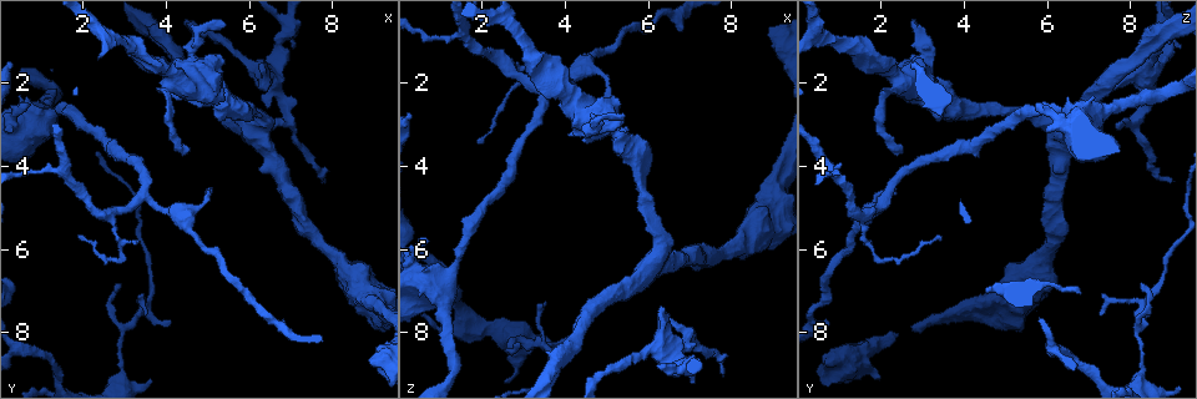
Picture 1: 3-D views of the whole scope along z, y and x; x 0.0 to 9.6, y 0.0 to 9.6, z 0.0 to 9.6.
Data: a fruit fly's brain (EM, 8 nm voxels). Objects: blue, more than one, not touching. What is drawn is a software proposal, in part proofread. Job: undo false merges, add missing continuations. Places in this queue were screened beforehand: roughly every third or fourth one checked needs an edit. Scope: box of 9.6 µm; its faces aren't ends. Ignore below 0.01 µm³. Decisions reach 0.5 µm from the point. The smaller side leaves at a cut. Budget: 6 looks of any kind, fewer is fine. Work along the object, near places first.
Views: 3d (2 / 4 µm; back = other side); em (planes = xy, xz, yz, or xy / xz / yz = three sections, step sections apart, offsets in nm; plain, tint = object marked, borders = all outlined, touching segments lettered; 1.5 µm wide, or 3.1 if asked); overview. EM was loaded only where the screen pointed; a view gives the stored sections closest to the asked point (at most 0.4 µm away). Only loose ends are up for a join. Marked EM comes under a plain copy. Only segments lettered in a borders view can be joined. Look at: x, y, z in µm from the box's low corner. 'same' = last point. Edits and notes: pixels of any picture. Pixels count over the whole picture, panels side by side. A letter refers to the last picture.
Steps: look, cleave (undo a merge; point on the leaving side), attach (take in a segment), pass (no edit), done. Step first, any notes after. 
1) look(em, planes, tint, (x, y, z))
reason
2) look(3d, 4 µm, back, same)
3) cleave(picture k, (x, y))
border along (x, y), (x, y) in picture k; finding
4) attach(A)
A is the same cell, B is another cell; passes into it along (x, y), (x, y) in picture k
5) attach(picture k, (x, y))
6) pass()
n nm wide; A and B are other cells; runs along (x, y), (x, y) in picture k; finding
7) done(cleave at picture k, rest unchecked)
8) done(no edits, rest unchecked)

look(3d, 4 µm, (5.20, 2.00, 3.50))

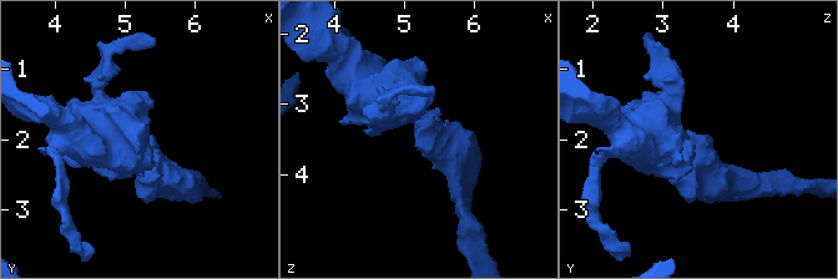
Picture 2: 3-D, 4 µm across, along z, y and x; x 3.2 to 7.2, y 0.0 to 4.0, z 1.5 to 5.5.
look(em, planes, borders, (5.25, 1.95, 3.50))
now the EM

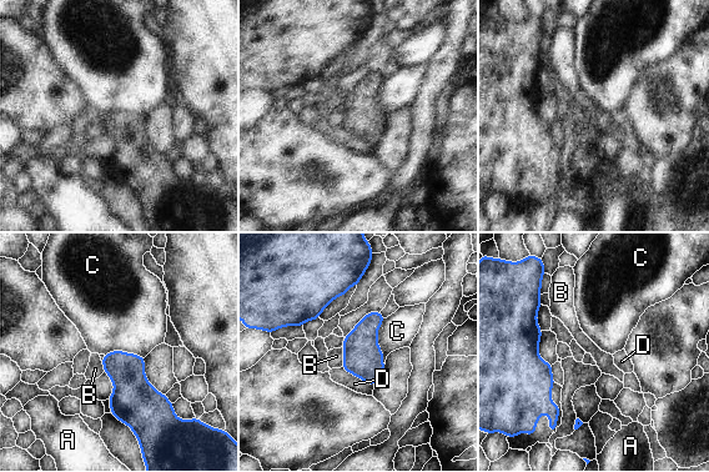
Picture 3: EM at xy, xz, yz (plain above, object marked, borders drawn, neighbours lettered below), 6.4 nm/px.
pass()
220 nm wide; A, B, C and D are other cells; border along (385, 319), (377, 332), (383, 363) in picture 3; none of them fits

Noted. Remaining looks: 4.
look(3d, 4 µm, back, (2.60, 5.20, 1.55))
three arms meet

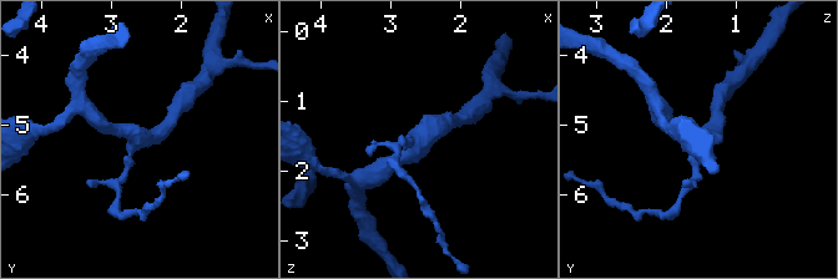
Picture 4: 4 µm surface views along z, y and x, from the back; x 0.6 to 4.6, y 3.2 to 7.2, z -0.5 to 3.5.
look(em, xy, step 4, tint, (2.65, 5.15, 1.60))

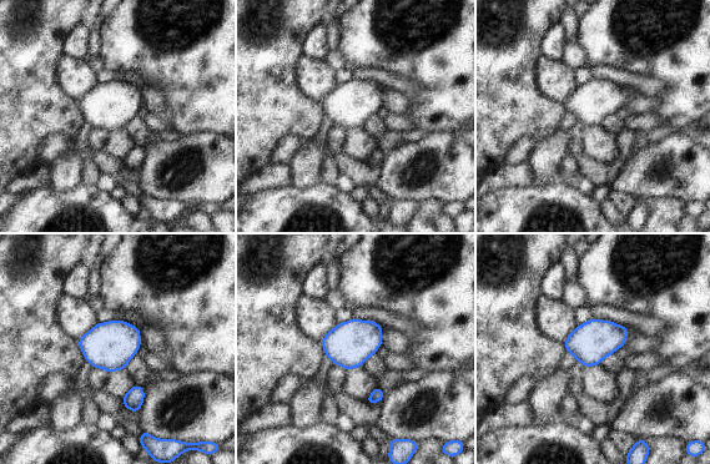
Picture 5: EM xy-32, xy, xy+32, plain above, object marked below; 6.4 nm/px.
look(em, planes, borders, same)

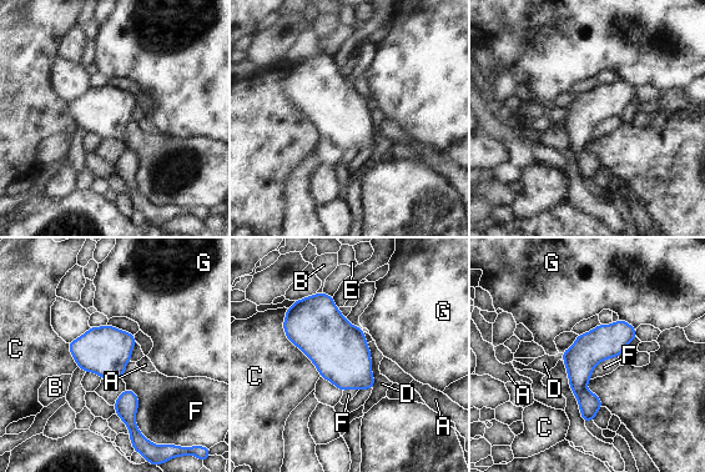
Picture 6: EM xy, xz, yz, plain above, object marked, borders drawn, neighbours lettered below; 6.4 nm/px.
pass()
220 nm wide; A, B, C, D, E, F and G are other cells; runs along (622, 324), (580, 365), (587, 417) in picture 6; all the same cell

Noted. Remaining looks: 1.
look(em, xz, step 8, borders, (7.80, 4.30, 9.05))
an open end

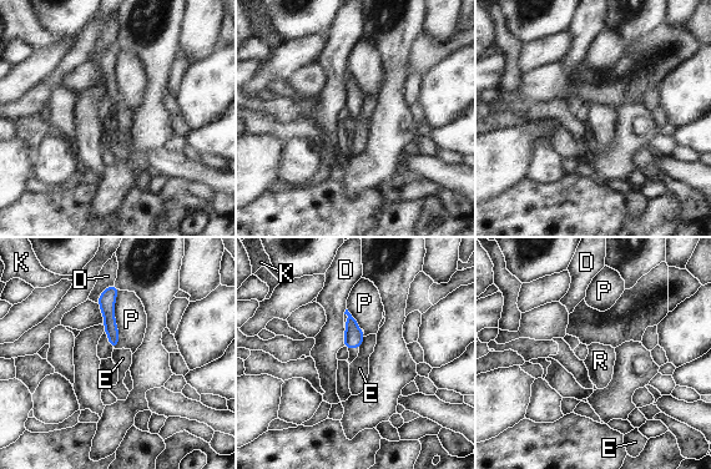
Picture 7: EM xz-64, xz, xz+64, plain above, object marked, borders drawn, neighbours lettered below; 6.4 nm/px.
attach(R)
P touches over 380 nm; R is the same cell, D, E, K and P are other cells; passes into it along (353, 337), (353, 346), (353, 352) in picture 7; the cell continues

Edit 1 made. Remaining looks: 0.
done(attach at picture 7, rest unchecked)

